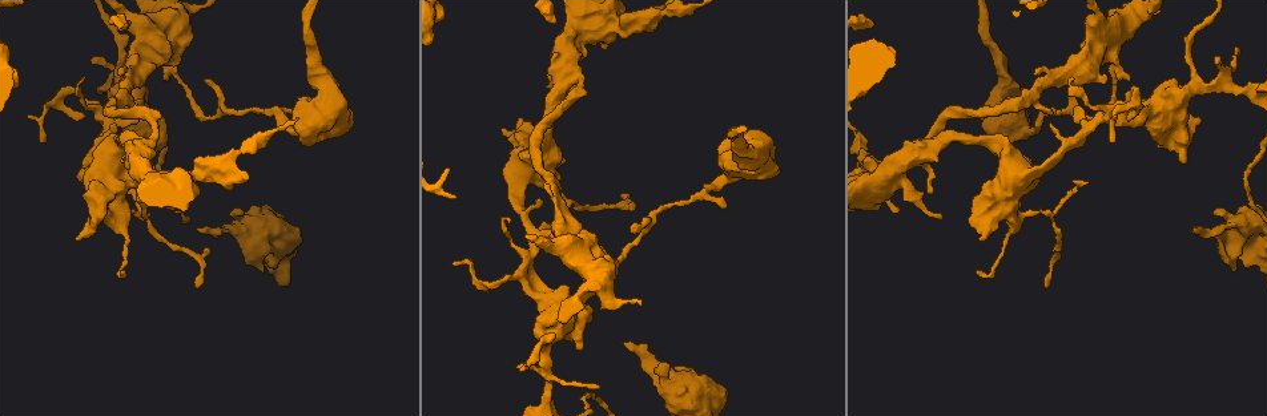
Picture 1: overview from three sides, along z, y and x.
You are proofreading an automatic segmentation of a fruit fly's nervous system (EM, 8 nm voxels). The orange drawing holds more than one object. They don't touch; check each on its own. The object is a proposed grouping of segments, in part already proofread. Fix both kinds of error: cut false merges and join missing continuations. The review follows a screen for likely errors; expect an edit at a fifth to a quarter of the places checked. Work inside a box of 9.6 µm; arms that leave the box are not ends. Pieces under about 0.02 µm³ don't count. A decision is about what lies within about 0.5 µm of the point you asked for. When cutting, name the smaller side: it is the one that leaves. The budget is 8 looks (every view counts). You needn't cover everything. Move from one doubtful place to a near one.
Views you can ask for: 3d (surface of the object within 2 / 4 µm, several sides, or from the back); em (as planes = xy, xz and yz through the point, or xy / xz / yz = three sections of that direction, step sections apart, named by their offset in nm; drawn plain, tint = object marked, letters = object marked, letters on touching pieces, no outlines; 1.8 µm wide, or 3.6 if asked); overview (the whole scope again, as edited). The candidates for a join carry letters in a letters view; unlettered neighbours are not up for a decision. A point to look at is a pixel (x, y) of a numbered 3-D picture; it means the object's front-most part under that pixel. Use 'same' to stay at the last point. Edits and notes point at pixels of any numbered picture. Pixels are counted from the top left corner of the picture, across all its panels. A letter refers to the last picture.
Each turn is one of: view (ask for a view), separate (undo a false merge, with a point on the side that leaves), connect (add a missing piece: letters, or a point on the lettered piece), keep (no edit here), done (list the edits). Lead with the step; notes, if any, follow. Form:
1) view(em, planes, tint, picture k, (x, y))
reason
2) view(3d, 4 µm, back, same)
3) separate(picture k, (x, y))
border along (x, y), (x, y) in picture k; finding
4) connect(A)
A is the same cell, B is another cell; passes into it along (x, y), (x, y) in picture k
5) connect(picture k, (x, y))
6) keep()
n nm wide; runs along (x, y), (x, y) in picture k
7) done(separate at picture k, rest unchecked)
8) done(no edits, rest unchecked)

view(em, 3.6 µm, planes, letters, picture 1, (1188, 88))
abrupt turn

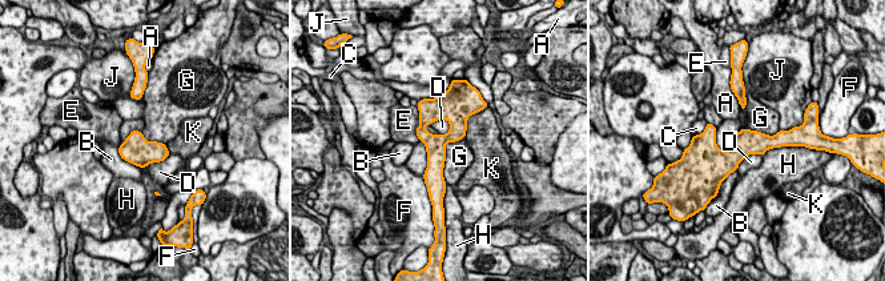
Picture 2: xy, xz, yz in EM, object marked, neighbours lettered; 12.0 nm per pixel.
keep()
260 nm wide; A, B, C, D, E, F, G, H, J and K are other cells; border along (465, 136), (446, 144), (446, 184) in picture 2; continuous, no second neuron

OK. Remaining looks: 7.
view(3d, 4 µm, picture 1, (582, 243))
abrupt turn

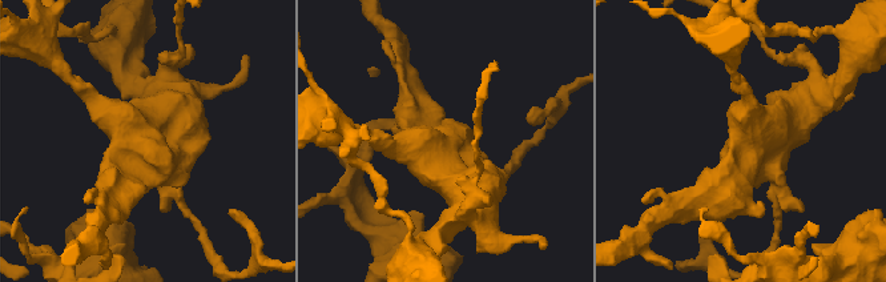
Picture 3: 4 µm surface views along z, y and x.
view(em, 3.6 µm, xy, step 8, letters, picture 3, (144, 159))
4 arms

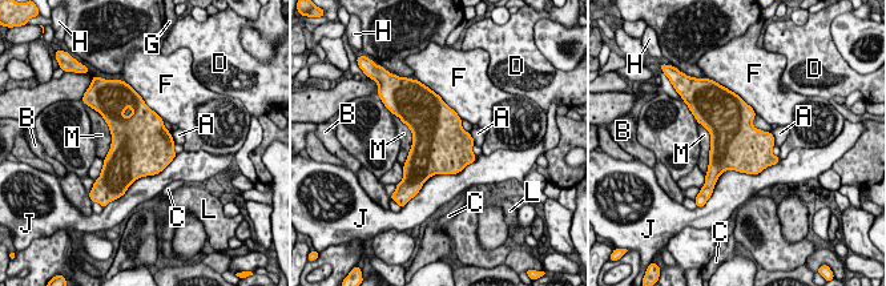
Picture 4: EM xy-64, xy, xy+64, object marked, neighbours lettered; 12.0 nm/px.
view(em, 3.6 µm, planes, letters, same)

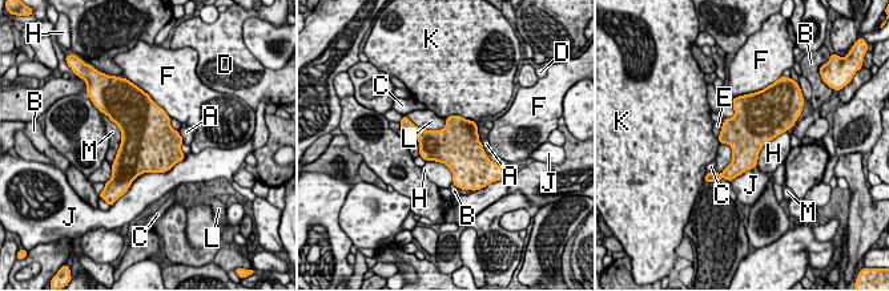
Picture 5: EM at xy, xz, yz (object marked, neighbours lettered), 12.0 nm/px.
keep()
550 nm wide; A, B, C, D, E, F, H, J, K, L and M are other cells; border along (407, 117), (426, 129), (446, 125) in picture 5; all the same neuron

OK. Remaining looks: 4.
view(em, planes, plain, picture 1, (982, 217))
thick turns thin

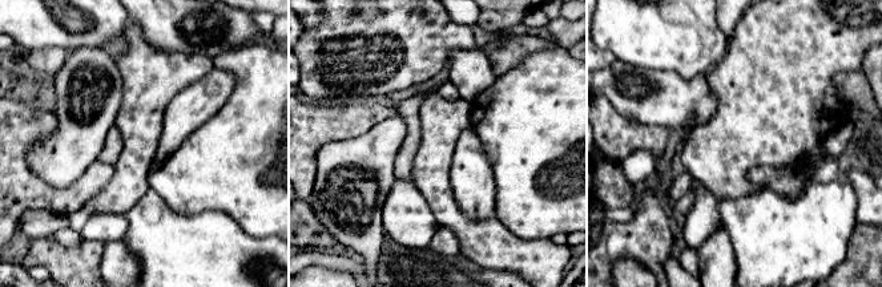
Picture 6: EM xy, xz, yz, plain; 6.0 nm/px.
view(em, planes, tint, same)

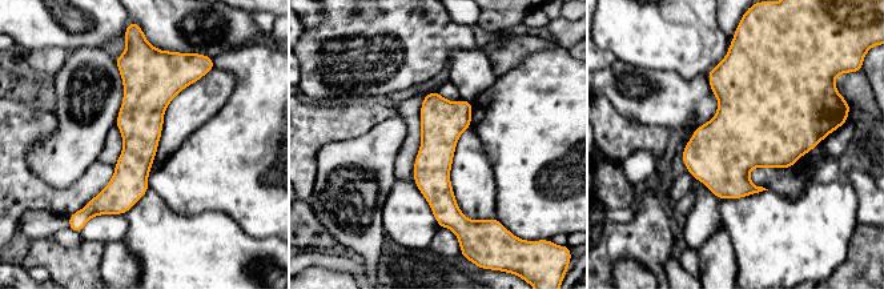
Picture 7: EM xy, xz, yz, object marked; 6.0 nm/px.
view(em, planes, letters, same)

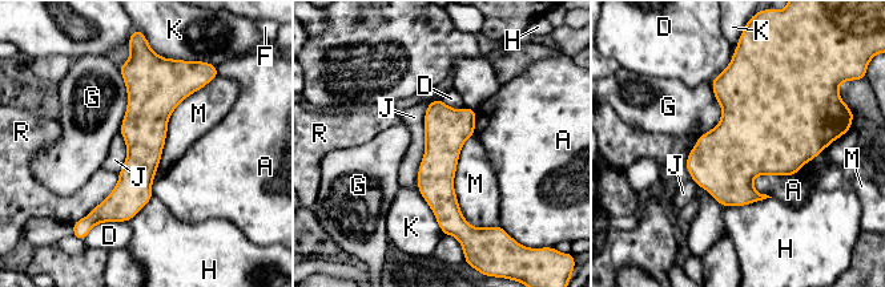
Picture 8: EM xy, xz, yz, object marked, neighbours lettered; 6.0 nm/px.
keep()
260 nm wide; A, D, F, G, H, J, K, M and R are other cells; border along (474, 133), (454, 193), (491, 227) in picture 8; continuous, no second neuron

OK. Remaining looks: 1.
done(no edits, rest unchecked)

